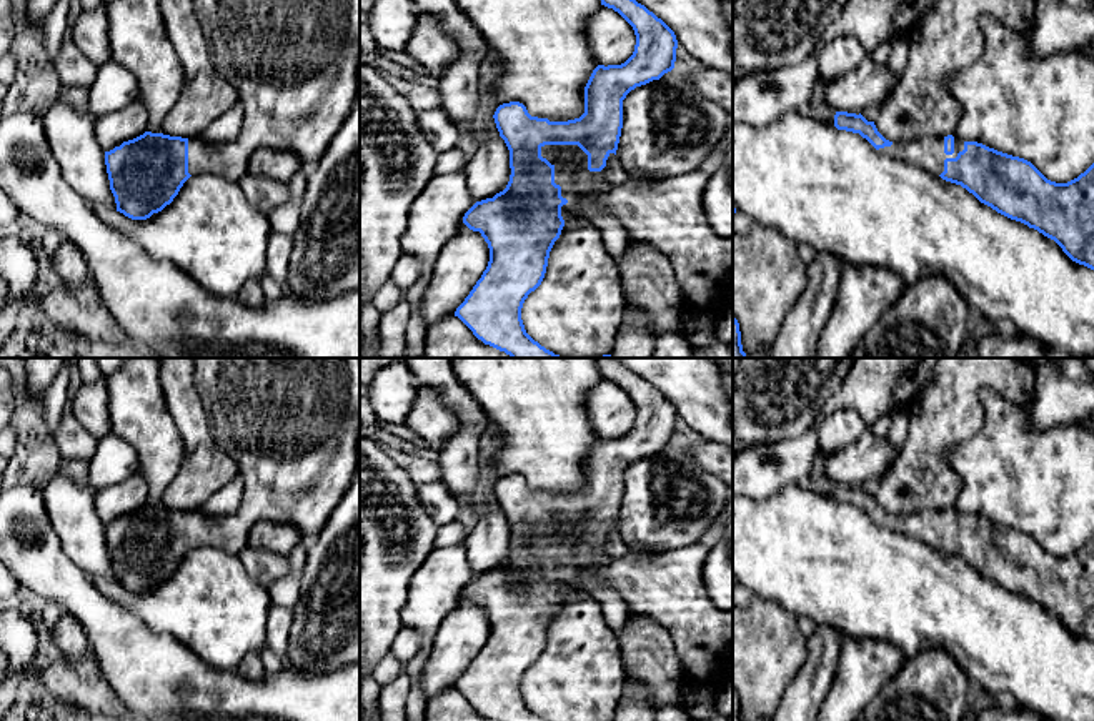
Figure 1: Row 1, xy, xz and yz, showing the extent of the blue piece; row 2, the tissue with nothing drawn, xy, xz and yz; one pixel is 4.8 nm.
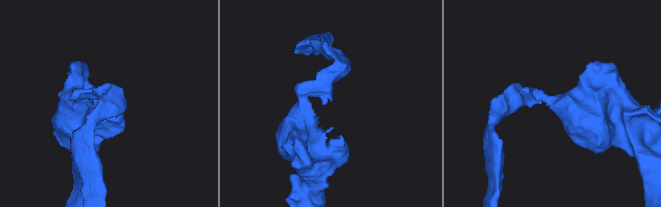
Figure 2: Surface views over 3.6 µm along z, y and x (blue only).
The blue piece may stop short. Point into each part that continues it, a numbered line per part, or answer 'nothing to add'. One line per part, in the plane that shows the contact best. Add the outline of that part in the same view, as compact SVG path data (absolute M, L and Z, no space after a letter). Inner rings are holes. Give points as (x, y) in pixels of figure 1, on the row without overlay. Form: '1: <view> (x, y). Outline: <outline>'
1: xz (580, 676). Outline: M545 518L541 530L554 540L554 556L568 573L561 579L564 599L554 614L541 658L528 668L521 681L526 706L545 721L613 721L624 691L624 664L619 639L606 624L599 601L579 586L579 573L596 568L626 603L631 614L661 624L673 638L676 661L684 684L714 688L718 693L731 681L733 611L718 608L709 598L703 568L709 546L694 543L664 553L631 549L613 558L601 544L588 543L588 528L578 518Z

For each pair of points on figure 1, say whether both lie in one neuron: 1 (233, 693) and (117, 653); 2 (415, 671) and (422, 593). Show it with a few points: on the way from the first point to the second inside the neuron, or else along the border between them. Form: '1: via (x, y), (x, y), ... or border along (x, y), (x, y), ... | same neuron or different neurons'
1: via (205, 690), (185, 675), (154, 675), (145, 668) | same neuron
2: via (425, 651), (425, 613) | same neuron

